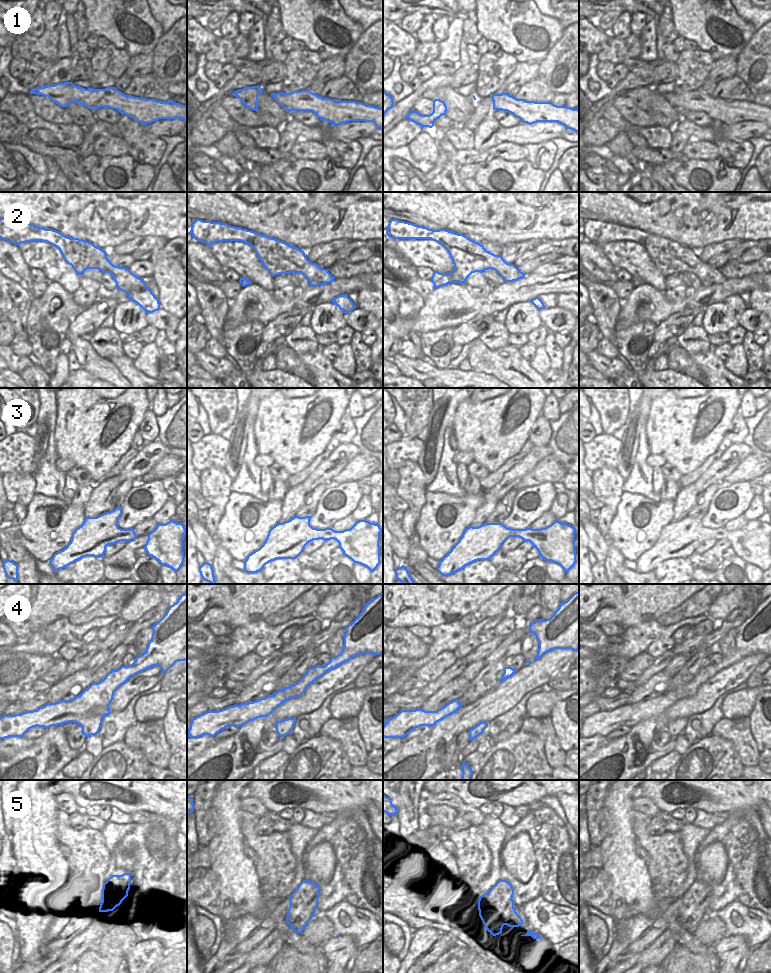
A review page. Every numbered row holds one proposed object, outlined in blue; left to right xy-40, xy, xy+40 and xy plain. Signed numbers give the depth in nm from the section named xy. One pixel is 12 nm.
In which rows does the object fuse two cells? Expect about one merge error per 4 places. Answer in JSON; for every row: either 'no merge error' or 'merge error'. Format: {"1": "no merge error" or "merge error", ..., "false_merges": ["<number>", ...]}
{"1": "no merge error", "2": "no merge error", "3": "no merge error", "4": "no merge error", "5": "merge error", "false_merges": ["5"]}

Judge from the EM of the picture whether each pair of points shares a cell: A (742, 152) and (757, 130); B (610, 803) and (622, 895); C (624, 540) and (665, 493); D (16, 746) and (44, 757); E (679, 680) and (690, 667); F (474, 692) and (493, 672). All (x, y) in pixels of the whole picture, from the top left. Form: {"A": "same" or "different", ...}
{"A": "different", "B": "same", "C": "different", "D": "different", "E": "same", "F": "same"}

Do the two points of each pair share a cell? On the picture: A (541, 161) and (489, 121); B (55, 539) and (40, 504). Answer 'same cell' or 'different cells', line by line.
A: different cells
B: same cell

